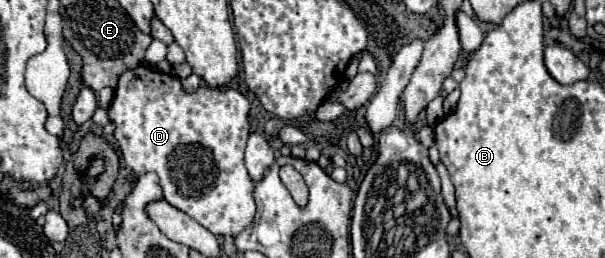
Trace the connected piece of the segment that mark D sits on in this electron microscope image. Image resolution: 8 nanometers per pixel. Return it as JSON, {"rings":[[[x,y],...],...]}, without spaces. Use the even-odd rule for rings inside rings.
{"rings":[[[139,64],[135,70],[121,74],[115,98],[109,106],[109,118],[117,126],[113,138],[123,152],[127,166],[139,176],[145,172],[159,174],[163,196],[171,206],[189,214],[215,236],[237,236],[253,222],[255,184],[251,182],[243,162],[245,140],[249,136],[249,102],[243,94],[227,86],[199,86],[195,94],[187,94],[177,76]]]}

